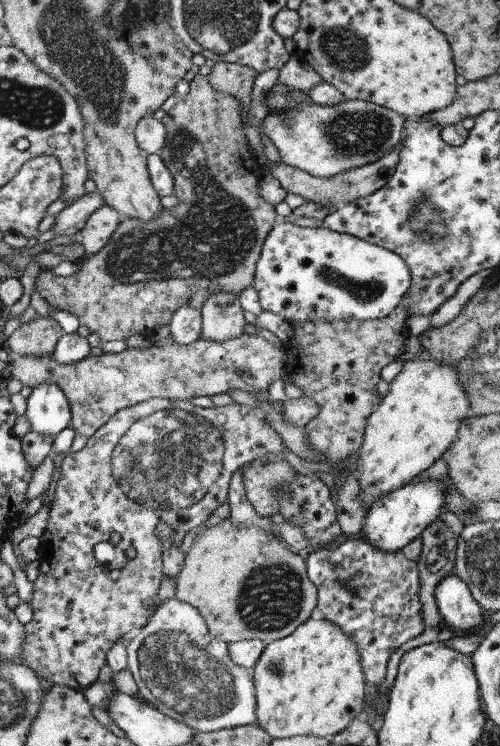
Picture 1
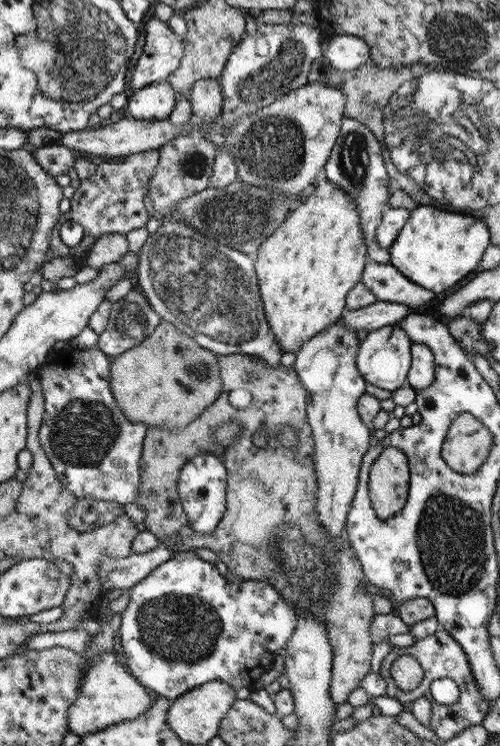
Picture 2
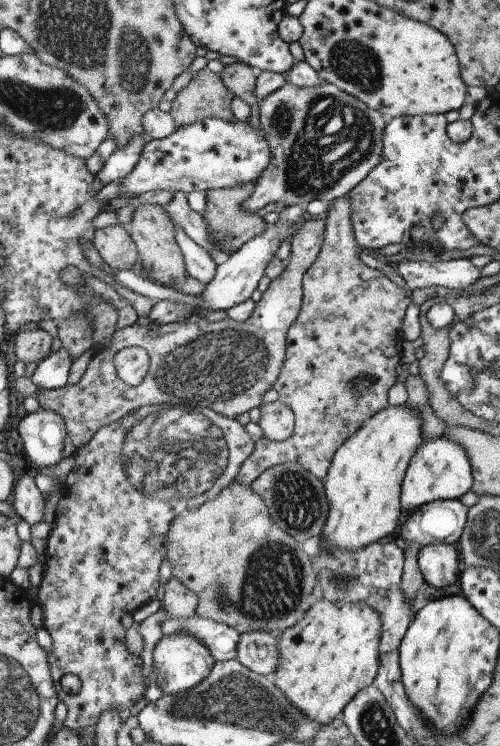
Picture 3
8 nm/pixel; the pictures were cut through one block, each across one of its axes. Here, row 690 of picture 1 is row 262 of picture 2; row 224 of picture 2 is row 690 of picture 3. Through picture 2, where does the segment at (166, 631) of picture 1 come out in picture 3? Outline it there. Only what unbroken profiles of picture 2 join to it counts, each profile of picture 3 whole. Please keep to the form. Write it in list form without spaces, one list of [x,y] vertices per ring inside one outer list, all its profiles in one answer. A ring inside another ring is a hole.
[[[180,632],[172,636],[164,636],[154,646],[154,672],[158,675],[158,684],[162,695],[184,693],[200,684],[214,667],[214,658],[204,644],[200,644],[194,636]]]

